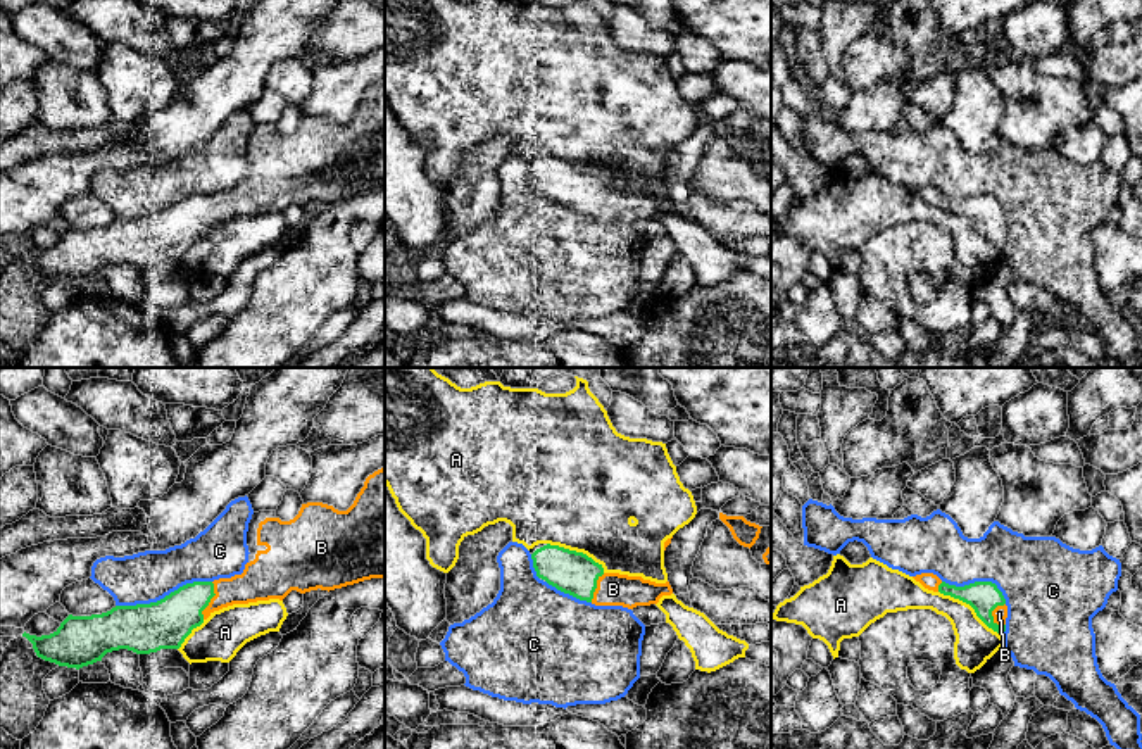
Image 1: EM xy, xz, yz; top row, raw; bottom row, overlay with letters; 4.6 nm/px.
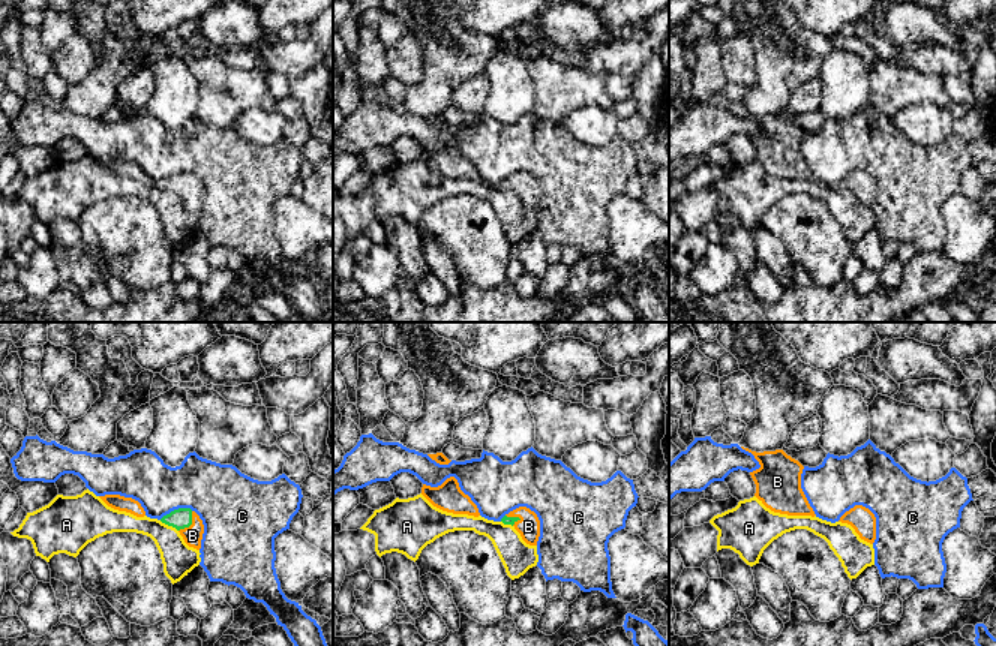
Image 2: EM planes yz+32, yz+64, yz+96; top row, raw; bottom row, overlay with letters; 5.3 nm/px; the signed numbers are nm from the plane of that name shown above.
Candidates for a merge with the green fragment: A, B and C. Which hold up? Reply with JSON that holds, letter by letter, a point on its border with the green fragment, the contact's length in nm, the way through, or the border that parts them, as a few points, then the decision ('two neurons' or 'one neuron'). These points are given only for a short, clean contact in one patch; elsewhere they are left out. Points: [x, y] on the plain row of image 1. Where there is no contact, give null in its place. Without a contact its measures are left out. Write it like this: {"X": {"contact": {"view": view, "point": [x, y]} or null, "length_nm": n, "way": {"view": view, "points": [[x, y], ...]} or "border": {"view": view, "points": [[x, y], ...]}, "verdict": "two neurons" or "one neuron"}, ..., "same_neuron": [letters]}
{"A": {"contact": {"view": "yz", "point": [972, 220]}, "length_nm": 360, "verdict": "two neurons"}, "B": {"contact": {"view": "xy", "point": [209, 214]}, "length_nm": 180, "verdict": "one neuron"}, "C": {"contact": {"view": "xy", "point": [164, 211]}, "length_nm": 460, "verdict": "two neurons"}, "same_neuron": ["B"]}

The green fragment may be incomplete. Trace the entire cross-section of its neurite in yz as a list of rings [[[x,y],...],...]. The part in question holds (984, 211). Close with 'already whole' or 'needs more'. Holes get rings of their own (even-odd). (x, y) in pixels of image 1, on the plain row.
[[[921,186],[913,190],[925,202],[951,209],[969,217],[976,230],[994,245],[1004,249],[1007,219],[1002,205],[992,195],[975,195],[964,200],[956,200],[942,195],[933,186]]]; needs more

